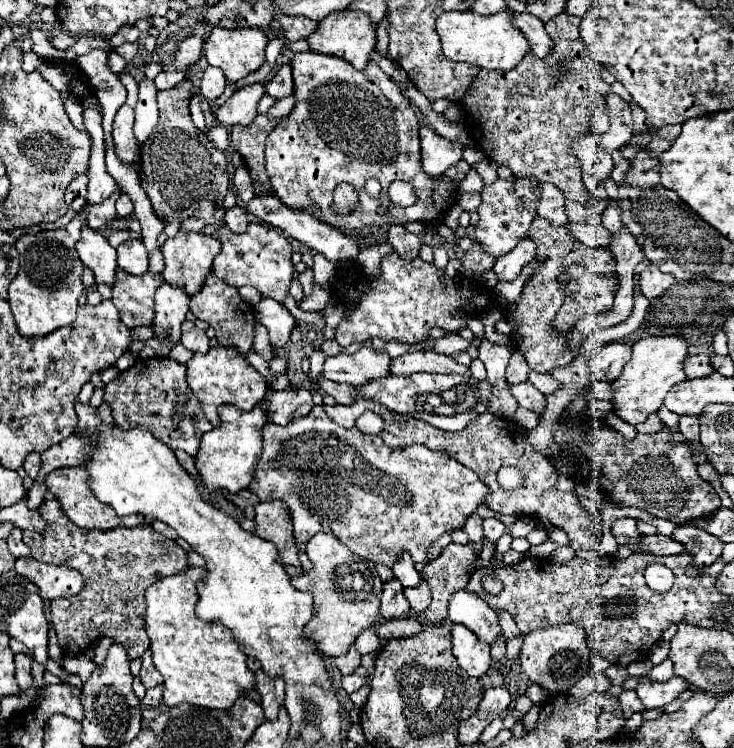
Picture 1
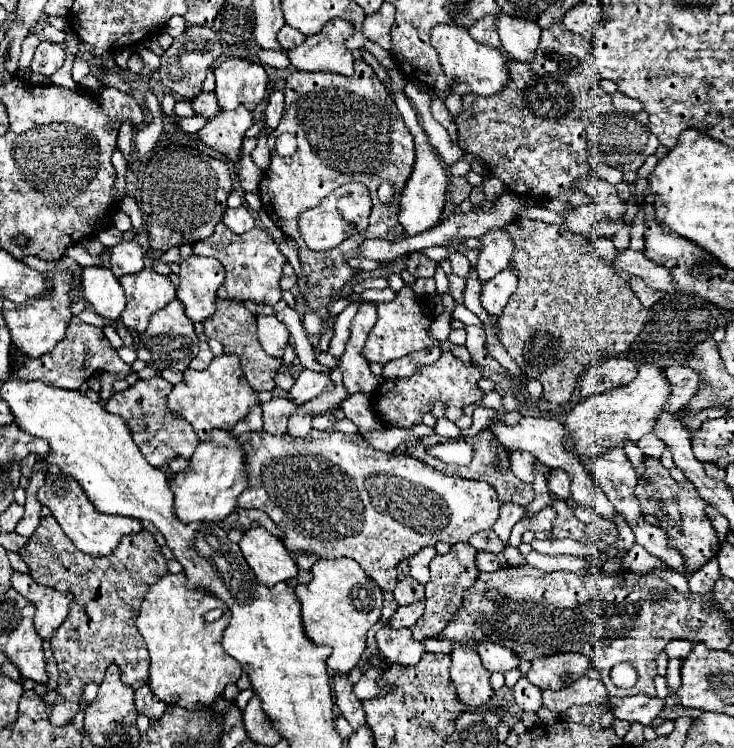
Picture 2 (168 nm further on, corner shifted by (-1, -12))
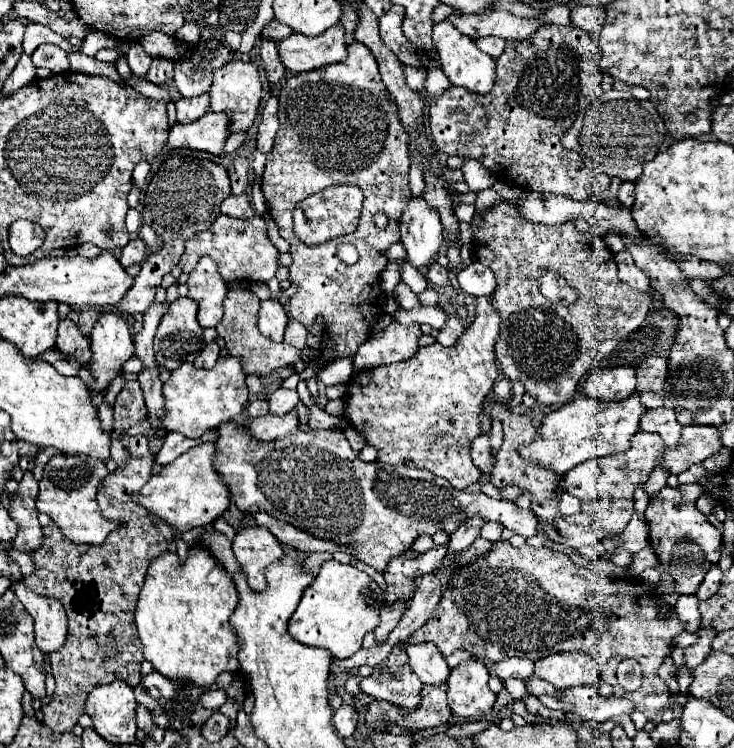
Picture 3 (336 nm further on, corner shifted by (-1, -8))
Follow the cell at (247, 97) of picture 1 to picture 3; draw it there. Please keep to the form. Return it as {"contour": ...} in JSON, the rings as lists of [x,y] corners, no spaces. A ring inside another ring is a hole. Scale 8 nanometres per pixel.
{"contour":[[[225,112],[205,114],[191,124],[175,124],[169,128],[167,144],[171,148],[191,148],[209,154],[221,154],[229,136],[229,116]]]}

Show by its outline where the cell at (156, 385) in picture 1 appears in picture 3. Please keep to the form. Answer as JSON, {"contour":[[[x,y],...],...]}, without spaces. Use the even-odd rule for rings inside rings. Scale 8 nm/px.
{"contour":[[[125,382],[113,406],[113,432],[123,434],[141,420],[145,420],[145,400],[139,382]]]}

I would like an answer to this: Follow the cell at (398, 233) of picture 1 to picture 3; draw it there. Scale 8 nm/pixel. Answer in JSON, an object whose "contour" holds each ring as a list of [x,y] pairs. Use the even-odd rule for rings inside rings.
{"contour":[[[431,262],[429,268],[427,268],[427,278],[435,284],[435,286],[449,286],[449,272],[447,268],[439,266],[437,262]]]}

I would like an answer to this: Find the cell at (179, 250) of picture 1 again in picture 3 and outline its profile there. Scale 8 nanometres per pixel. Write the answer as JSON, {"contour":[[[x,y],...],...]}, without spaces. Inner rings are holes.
{"contour":[[[203,256],[189,274],[187,286],[189,298],[199,304],[199,324],[203,328],[215,328],[223,318],[223,300],[229,290],[227,282],[219,276],[217,264],[209,256]]]}

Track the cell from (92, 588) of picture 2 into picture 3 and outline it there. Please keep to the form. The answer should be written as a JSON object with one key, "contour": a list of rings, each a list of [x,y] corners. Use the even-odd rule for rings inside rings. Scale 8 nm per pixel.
{"contour":[[[123,434],[119,438],[119,442],[129,450],[131,458],[125,462],[125,466],[117,468],[115,472],[111,472],[103,484],[97,490],[97,502],[101,508],[101,514],[105,516],[105,520],[115,520],[120,523],[117,530],[113,530],[113,534],[107,536],[107,540],[103,544],[71,544],[71,540],[67,540],[57,524],[47,524],[43,528],[43,546],[39,550],[33,552],[35,558],[35,572],[31,576],[25,576],[23,582],[29,590],[43,594],[47,598],[55,598],[63,604],[67,618],[69,618],[69,632],[67,632],[67,640],[65,644],[49,654],[49,662],[53,668],[53,678],[57,682],[55,694],[53,694],[53,702],[45,704],[41,708],[43,712],[43,724],[49,726],[55,732],[71,732],[73,726],[77,724],[77,718],[81,714],[85,714],[85,700],[87,694],[91,692],[91,688],[95,686],[103,686],[103,684],[111,684],[115,678],[127,682],[129,686],[137,686],[141,682],[141,662],[143,662],[143,646],[141,640],[137,636],[137,628],[135,628],[135,606],[137,606],[137,596],[139,590],[143,586],[147,568],[151,564],[151,560],[159,554],[163,554],[167,550],[167,540],[165,536],[157,530],[157,526],[153,526],[149,513],[145,508],[139,506],[131,496],[137,494],[143,484],[151,478],[151,470],[153,470],[153,462],[155,456],[149,452],[147,446],[147,438],[145,436],[129,436]]]}

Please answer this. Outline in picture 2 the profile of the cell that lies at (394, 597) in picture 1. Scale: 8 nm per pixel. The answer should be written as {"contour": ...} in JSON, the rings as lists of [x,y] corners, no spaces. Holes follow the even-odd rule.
{"contour":[[[385,622],[383,628],[375,634],[375,640],[385,660],[397,662],[401,666],[415,666],[425,652],[421,642],[411,640],[409,628],[391,628],[389,622]]]}

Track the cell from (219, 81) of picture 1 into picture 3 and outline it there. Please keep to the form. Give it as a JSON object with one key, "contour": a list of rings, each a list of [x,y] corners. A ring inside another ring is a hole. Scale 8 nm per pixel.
{"contour":[[[195,96],[195,98],[179,98],[177,100],[177,122],[179,124],[189,124],[199,120],[209,106],[209,96]]]}

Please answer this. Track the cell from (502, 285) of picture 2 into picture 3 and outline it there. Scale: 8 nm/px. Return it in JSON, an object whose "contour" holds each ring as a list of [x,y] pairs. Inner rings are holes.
{"contour":[[[483,296],[477,298],[475,320],[469,324],[469,330],[463,330],[463,336],[459,336],[455,346],[445,348],[435,342],[431,346],[419,348],[419,352],[405,362],[359,370],[355,376],[351,376],[345,392],[345,416],[347,420],[351,420],[351,426],[365,438],[365,444],[373,446],[379,452],[379,462],[391,466],[411,462],[415,468],[423,468],[435,476],[445,478],[455,488],[467,488],[481,478],[481,472],[471,462],[469,444],[477,434],[481,434],[481,402],[491,392],[499,374],[493,352],[497,336],[499,316],[491,306],[491,298]]]}

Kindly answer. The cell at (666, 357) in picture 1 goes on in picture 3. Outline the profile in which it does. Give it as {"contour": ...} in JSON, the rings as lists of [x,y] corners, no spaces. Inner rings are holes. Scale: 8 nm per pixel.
{"contour":[[[637,392],[621,402],[605,402],[579,396],[569,404],[549,412],[539,426],[539,436],[533,442],[521,446],[519,454],[527,462],[539,464],[541,468],[549,468],[557,474],[565,474],[585,460],[625,452],[629,448],[629,438],[639,430],[639,416],[643,412],[645,408]]]}

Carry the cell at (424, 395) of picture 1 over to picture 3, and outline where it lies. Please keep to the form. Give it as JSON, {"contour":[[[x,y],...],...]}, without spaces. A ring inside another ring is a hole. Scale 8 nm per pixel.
{"contour":[[[291,410],[283,418],[271,416],[271,414],[261,416],[261,418],[247,418],[243,426],[249,430],[249,436],[255,438],[255,440],[261,440],[261,442],[275,440],[275,438],[281,438],[281,436],[299,428],[297,410]]]}

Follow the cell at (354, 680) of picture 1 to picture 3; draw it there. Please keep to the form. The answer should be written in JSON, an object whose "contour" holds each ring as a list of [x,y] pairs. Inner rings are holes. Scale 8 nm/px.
{"contour":[[[395,646],[389,656],[373,668],[369,678],[361,680],[361,692],[377,700],[385,700],[413,712],[419,708],[423,682],[409,666],[409,658],[403,646]]]}

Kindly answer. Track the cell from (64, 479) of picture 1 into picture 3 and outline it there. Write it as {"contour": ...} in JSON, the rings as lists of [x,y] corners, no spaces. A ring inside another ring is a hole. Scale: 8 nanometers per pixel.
{"contour":[[[53,456],[43,470],[43,480],[39,482],[37,510],[47,514],[75,544],[103,544],[109,532],[119,528],[117,522],[109,522],[101,516],[95,500],[97,486],[107,474],[109,470],[105,464],[99,464],[99,460],[87,460],[87,456]]]}

